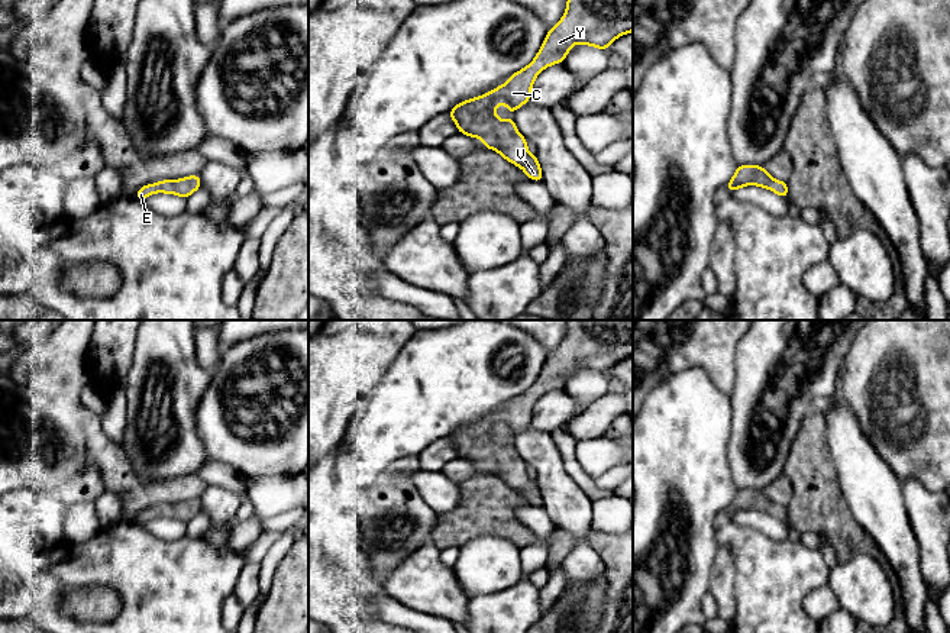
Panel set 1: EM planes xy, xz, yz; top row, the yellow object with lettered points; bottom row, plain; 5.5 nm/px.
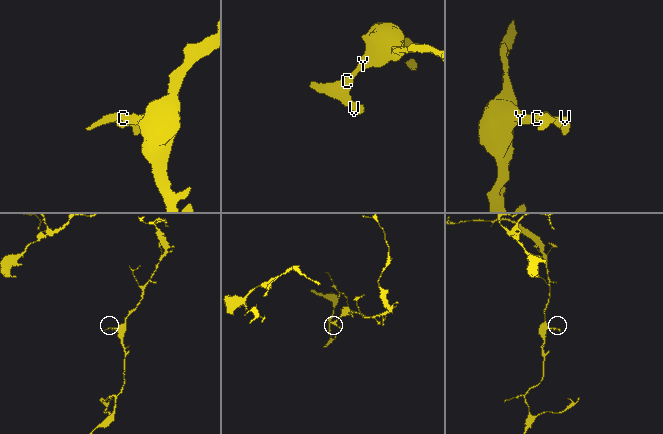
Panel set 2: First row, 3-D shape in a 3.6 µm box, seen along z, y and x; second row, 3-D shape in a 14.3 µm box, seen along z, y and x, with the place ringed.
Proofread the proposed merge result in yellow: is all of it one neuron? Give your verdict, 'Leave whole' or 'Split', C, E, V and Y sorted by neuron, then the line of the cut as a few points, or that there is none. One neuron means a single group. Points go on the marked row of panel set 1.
Leave whole. Groups: C E V Y. No split

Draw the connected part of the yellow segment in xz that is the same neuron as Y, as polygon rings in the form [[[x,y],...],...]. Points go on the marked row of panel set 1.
[[[568,0],[562,19],[546,33],[534,59],[523,70],[510,75],[505,84],[456,104],[447,114],[458,126],[459,133],[482,141],[487,149],[497,151],[505,161],[520,167],[529,180],[543,183],[543,174],[536,155],[527,151],[527,139],[517,130],[514,117],[501,120],[495,116],[498,101],[503,100],[513,114],[531,98],[536,77],[547,67],[565,61],[575,43],[589,45],[605,51],[617,38],[633,32],[633,0]]]

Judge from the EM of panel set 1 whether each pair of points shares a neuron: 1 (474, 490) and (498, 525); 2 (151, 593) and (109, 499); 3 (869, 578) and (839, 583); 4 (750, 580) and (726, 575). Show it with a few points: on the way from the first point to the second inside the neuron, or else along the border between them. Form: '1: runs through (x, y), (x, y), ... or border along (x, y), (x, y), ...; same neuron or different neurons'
1: runs through (480, 499), (494, 516); same neuron
2: border along (120, 520), (103, 527); different neurons
3: runs through (862, 583), (846, 583); same neuron
4: border along (723, 545), (729, 545), (733, 549), (736, 611); different neurons

